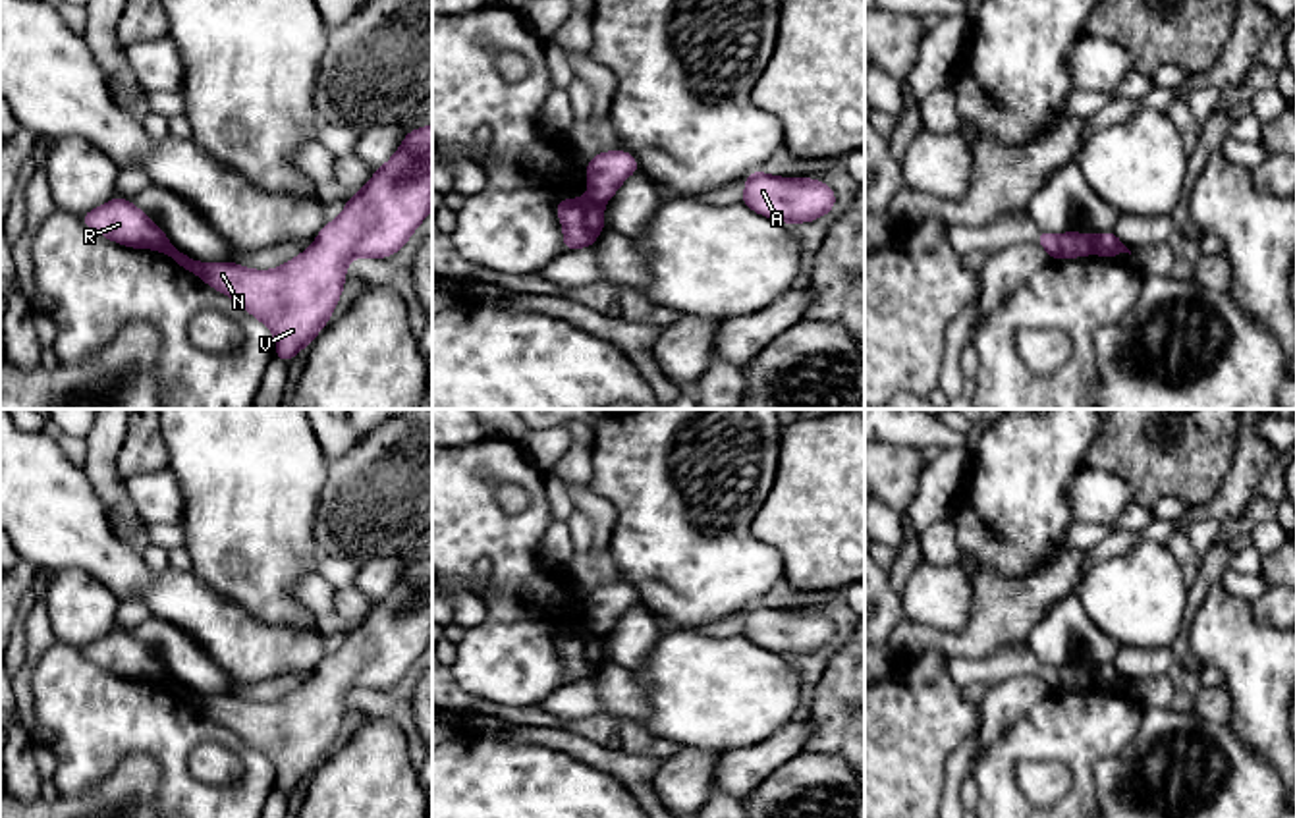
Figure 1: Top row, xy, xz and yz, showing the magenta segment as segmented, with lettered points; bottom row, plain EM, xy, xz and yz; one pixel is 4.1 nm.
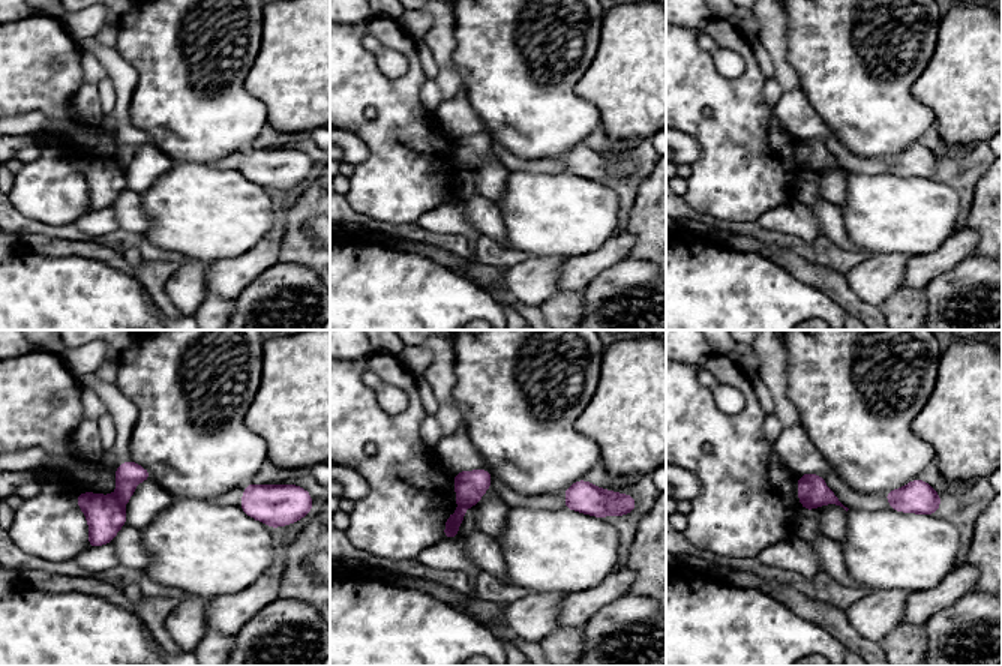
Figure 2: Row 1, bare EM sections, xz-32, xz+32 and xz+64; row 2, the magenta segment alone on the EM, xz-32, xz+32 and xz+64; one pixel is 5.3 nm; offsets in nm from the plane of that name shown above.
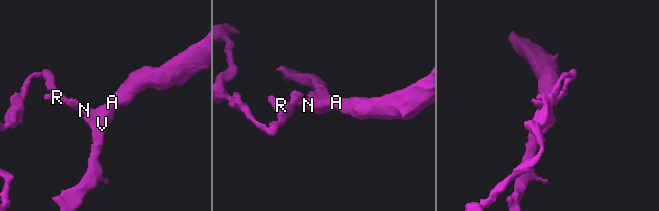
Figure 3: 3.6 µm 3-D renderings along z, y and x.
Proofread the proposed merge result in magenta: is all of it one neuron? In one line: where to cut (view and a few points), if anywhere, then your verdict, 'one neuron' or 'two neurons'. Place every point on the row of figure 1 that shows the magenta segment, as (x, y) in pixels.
cut yz (1085, 236), (1093, 251); two neurons

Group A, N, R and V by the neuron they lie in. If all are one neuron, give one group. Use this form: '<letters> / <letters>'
A N V / R

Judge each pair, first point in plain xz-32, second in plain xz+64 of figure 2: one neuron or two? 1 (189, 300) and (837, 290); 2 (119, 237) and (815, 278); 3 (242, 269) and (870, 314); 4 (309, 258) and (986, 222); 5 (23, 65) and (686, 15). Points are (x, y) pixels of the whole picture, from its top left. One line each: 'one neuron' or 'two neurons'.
1: two neurons
2: two neurons
3: two neurons
4: one neuron
5: two neurons

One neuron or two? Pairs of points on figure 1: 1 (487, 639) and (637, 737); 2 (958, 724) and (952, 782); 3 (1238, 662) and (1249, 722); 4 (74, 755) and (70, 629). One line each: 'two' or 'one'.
1: two
2: two
3: one
4: two

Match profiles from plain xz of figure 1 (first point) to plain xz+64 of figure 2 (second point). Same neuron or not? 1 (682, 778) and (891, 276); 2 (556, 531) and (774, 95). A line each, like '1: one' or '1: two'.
1: one
2: one

